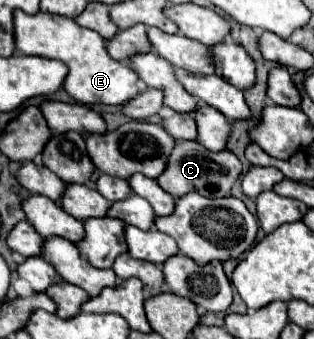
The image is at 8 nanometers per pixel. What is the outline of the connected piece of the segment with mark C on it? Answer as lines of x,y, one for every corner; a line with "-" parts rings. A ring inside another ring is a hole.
176,141
176,147
168,159
168,167
164,171
164,175
160,175
156,181
158,185
168,191
174,197
186,195
186,193
200,193
204,197
228,197
232,185
236,183
236,179
242,175
242,163
238,161
238,157
224,149
220,153
212,153
208,149
204,149
204,145
200,145
198,141

